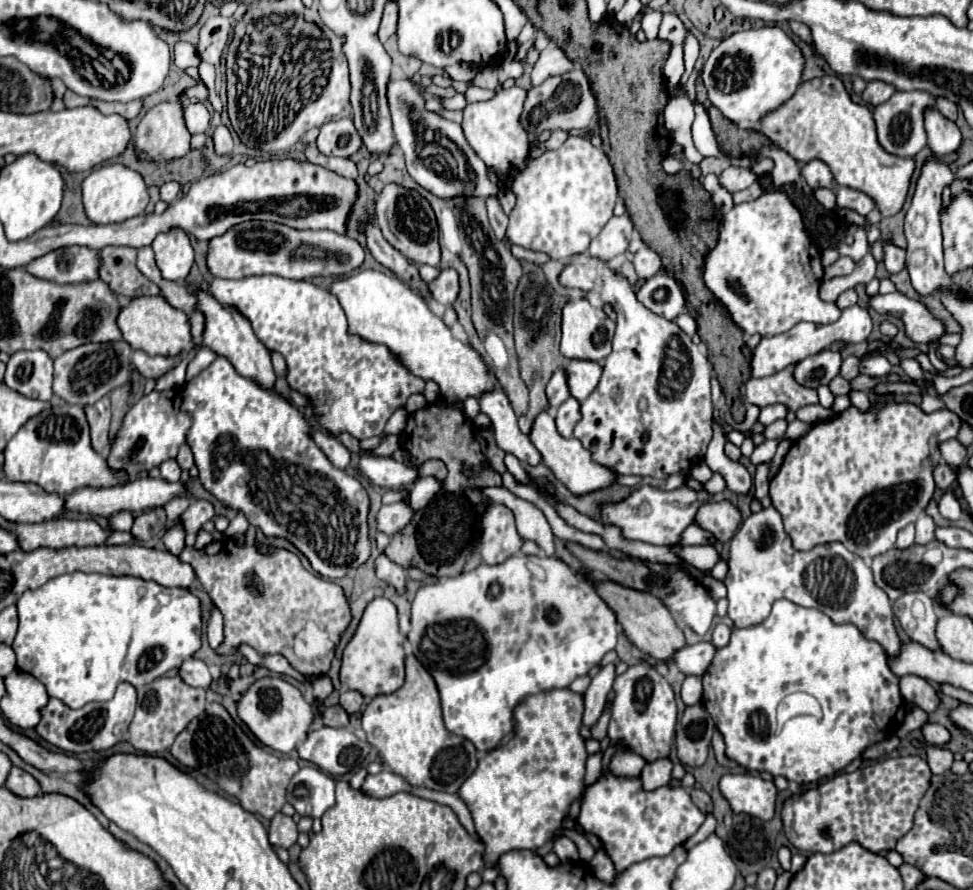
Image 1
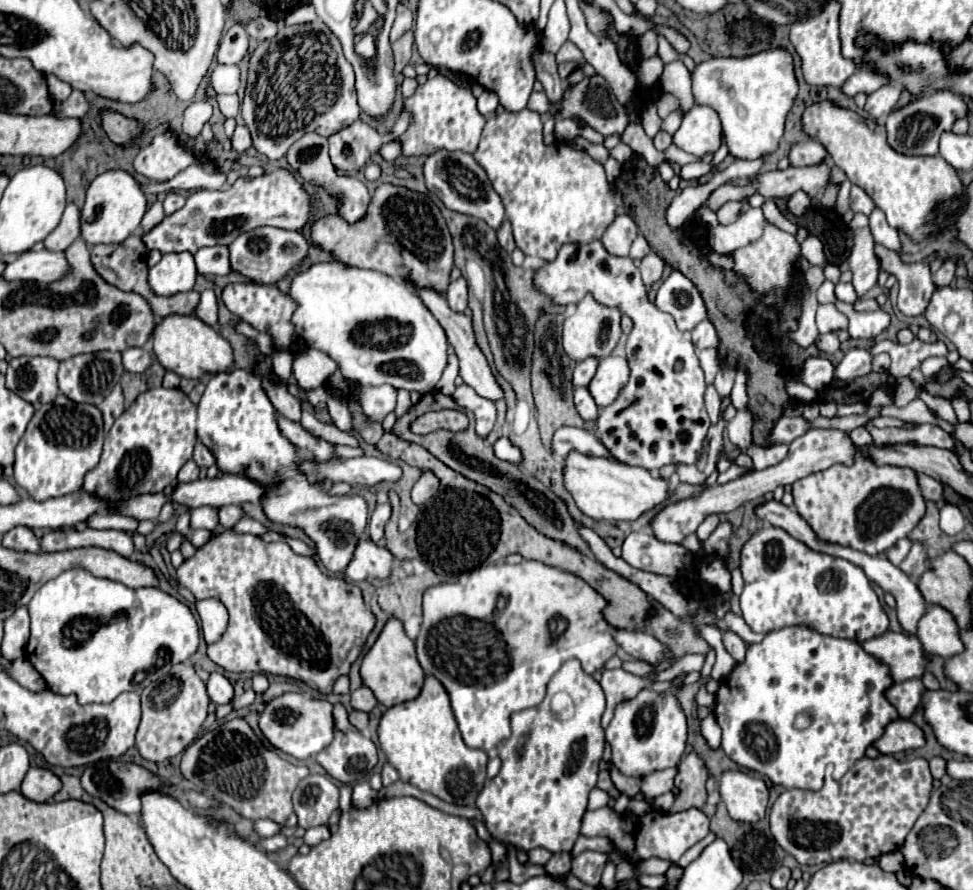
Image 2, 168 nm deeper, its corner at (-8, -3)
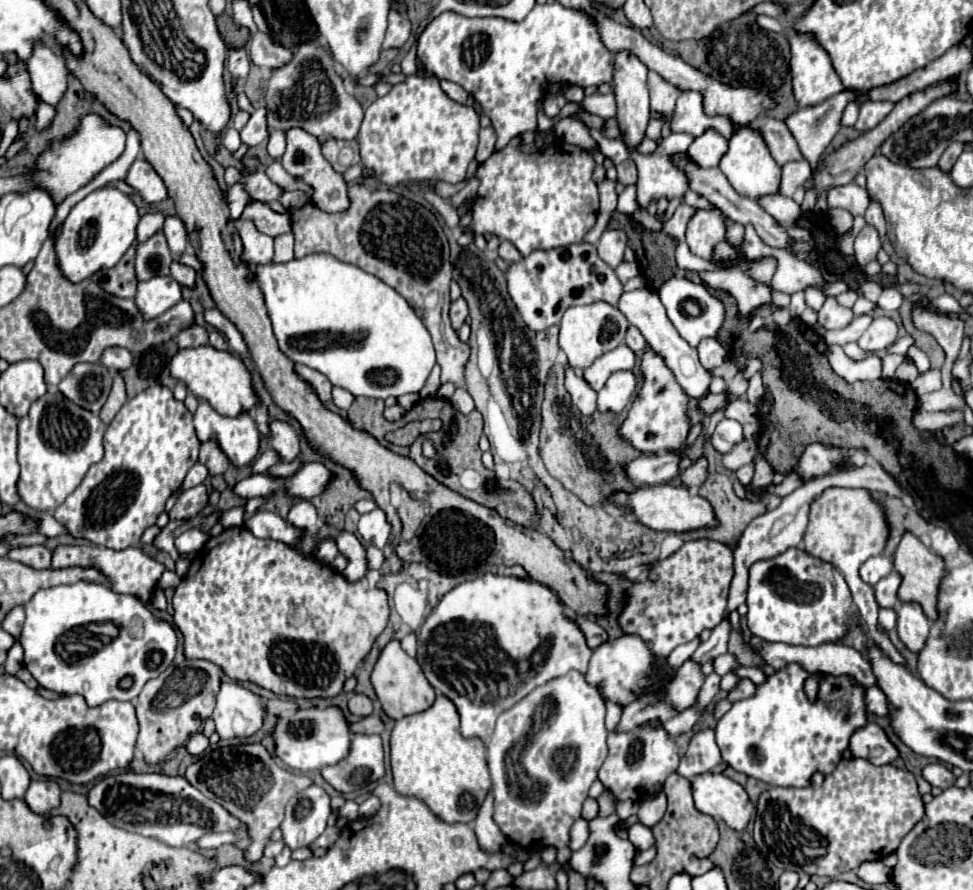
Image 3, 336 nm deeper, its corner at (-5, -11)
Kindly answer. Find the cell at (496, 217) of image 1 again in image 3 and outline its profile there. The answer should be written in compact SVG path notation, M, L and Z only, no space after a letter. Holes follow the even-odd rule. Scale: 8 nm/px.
M502 240L502 242L500 242L498 254L500 254L500 258L506 260L506 262L520 262L520 260L522 260L522 254L520 254L520 252L516 250L516 246L514 246L512 242L508 242L508 240Z

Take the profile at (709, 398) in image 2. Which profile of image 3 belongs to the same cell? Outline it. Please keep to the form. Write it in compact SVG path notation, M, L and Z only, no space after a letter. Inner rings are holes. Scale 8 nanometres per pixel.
M644 288L644 290L634 290L634 292L622 294L622 298L620 298L620 302L618 302L618 310L628 318L628 322L630 322L632 326L636 326L636 328L642 332L642 336L646 338L646 342L648 342L654 350L660 350L660 354L664 354L664 360L668 362L668 366L672 366L678 382L688 390L688 394L690 394L692 398L700 400L700 398L704 398L704 396L708 394L708 386L710 386L710 382L712 382L710 370L706 370L706 368L700 364L696 348L692 348L688 342L684 342L684 340L676 334L674 326L668 322L666 314L664 314L664 306L662 306L662 302L660 302L660 298L658 298L658 294L656 294L654 290Z

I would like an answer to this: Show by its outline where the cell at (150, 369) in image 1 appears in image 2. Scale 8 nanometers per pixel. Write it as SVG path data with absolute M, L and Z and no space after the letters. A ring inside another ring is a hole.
M127 348L121 352L121 356L127 372L143 372L151 364L151 354L145 348Z

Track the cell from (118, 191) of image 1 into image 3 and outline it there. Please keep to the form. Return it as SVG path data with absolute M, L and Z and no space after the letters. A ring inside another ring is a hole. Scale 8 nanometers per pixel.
M98 188L78 202L64 220L62 234L56 242L56 256L64 276L72 282L80 282L92 276L96 270L112 268L126 254L136 240L136 224L140 220L138 208L130 196L116 188Z

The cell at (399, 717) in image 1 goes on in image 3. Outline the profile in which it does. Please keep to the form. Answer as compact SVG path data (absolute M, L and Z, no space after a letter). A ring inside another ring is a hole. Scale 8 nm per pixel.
M436 694L434 704L418 714L406 716L394 724L390 734L390 766L394 788L404 796L420 798L444 822L472 822L490 790L486 748L478 738L460 738L460 718L456 706Z

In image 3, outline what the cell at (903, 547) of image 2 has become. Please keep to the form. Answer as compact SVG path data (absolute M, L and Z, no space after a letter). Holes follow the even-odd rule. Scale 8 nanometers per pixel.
M874 556L860 566L860 578L866 584L874 586L880 578L888 576L892 570L894 570L894 560L890 556Z

